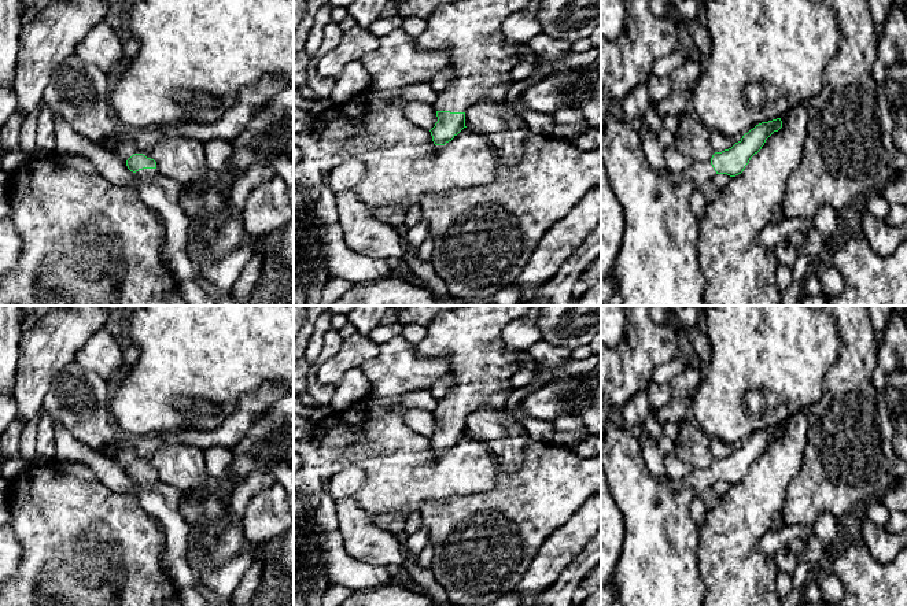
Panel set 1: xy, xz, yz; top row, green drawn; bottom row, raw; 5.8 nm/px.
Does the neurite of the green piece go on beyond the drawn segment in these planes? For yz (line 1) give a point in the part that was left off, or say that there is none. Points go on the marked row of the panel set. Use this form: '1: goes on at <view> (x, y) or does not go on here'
1: goes on at yz (657, 263)

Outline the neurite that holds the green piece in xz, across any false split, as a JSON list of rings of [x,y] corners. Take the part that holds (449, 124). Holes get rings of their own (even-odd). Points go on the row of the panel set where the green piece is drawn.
[[[456,0],[450,4],[439,5],[427,19],[425,30],[416,37],[419,51],[446,51],[450,53],[451,66],[456,70],[456,80],[432,106],[436,110],[438,122],[429,130],[435,145],[445,145],[451,141],[465,126],[465,111],[482,100],[506,103],[505,96],[515,84],[509,71],[519,63],[517,45],[508,43],[502,34],[502,22],[512,12],[524,8],[530,0]]]

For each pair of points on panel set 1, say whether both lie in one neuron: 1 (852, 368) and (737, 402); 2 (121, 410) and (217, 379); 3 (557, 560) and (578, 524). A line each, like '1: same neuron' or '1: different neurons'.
1: different neurons
2: same neuron
3: same neuron

